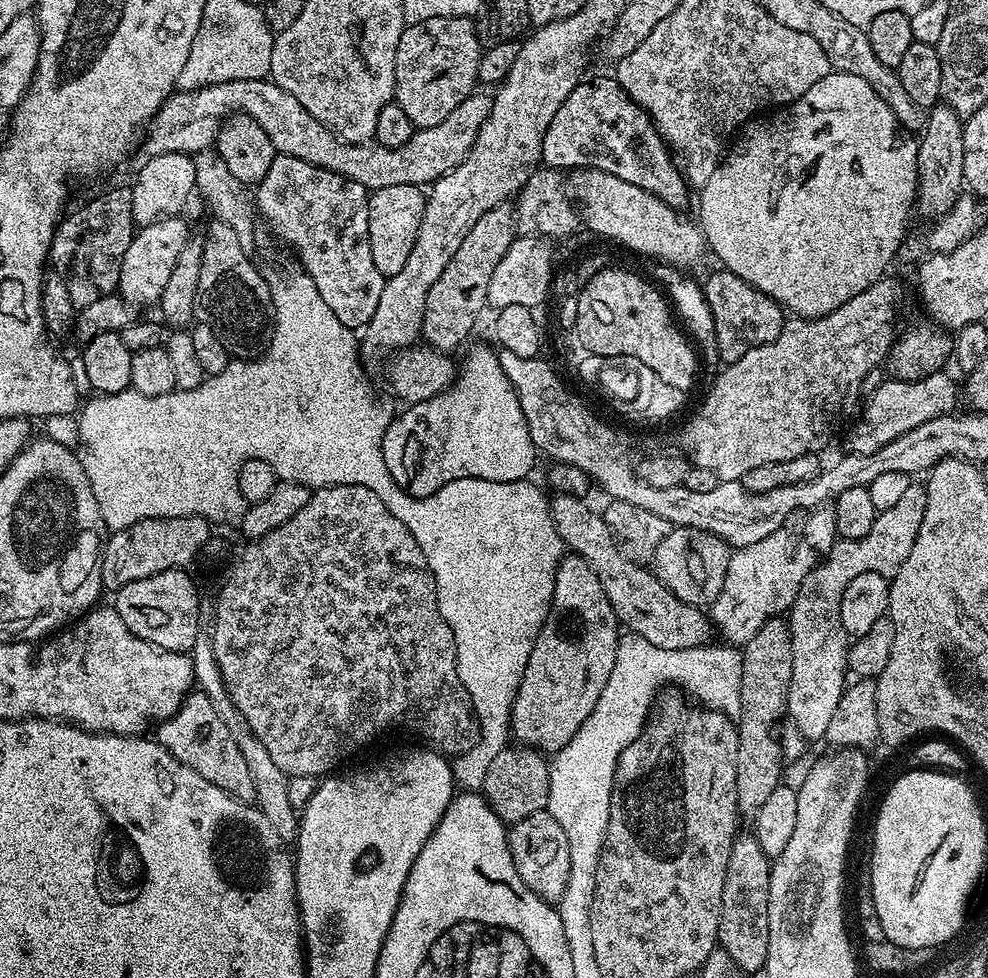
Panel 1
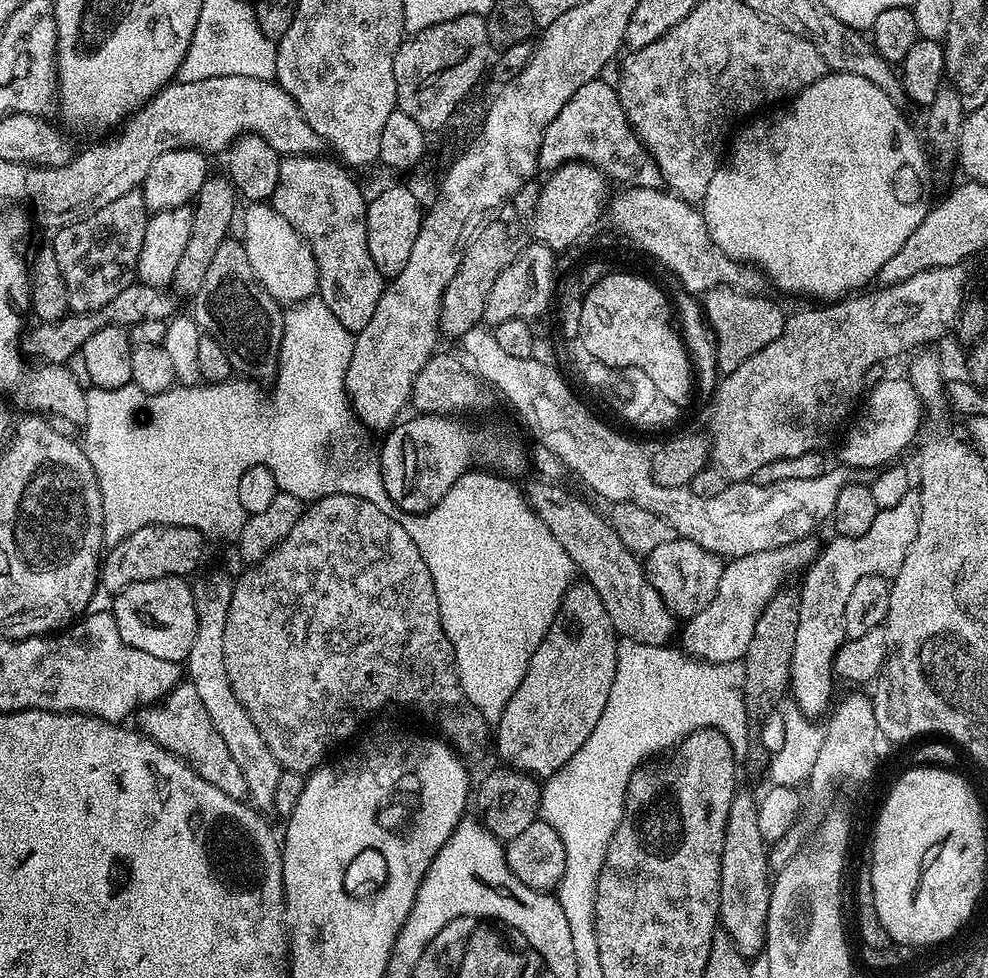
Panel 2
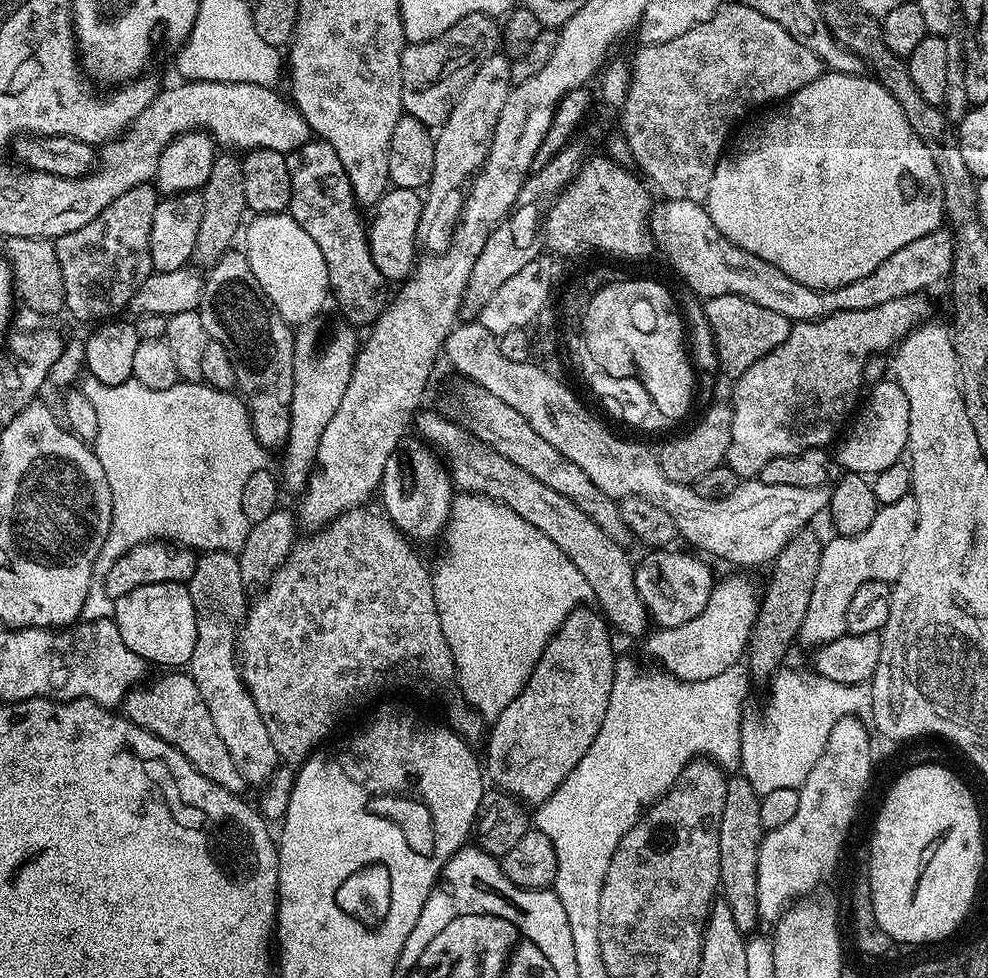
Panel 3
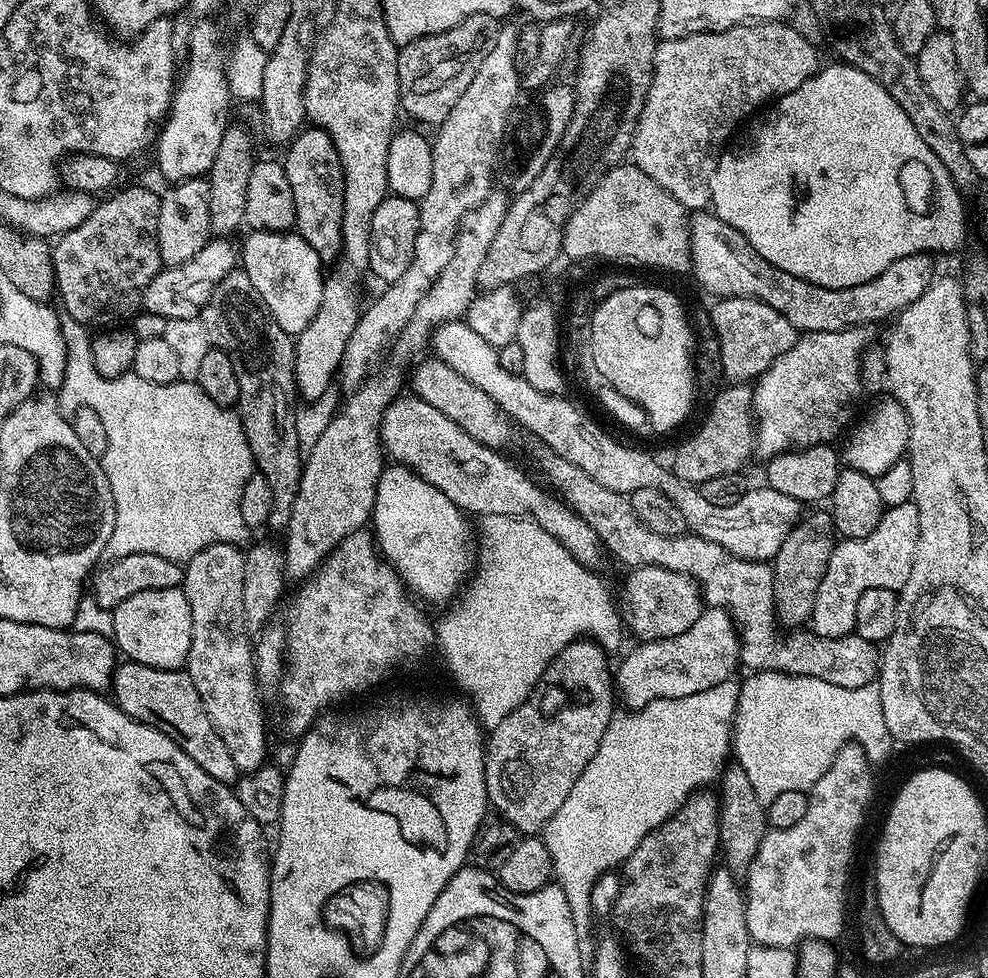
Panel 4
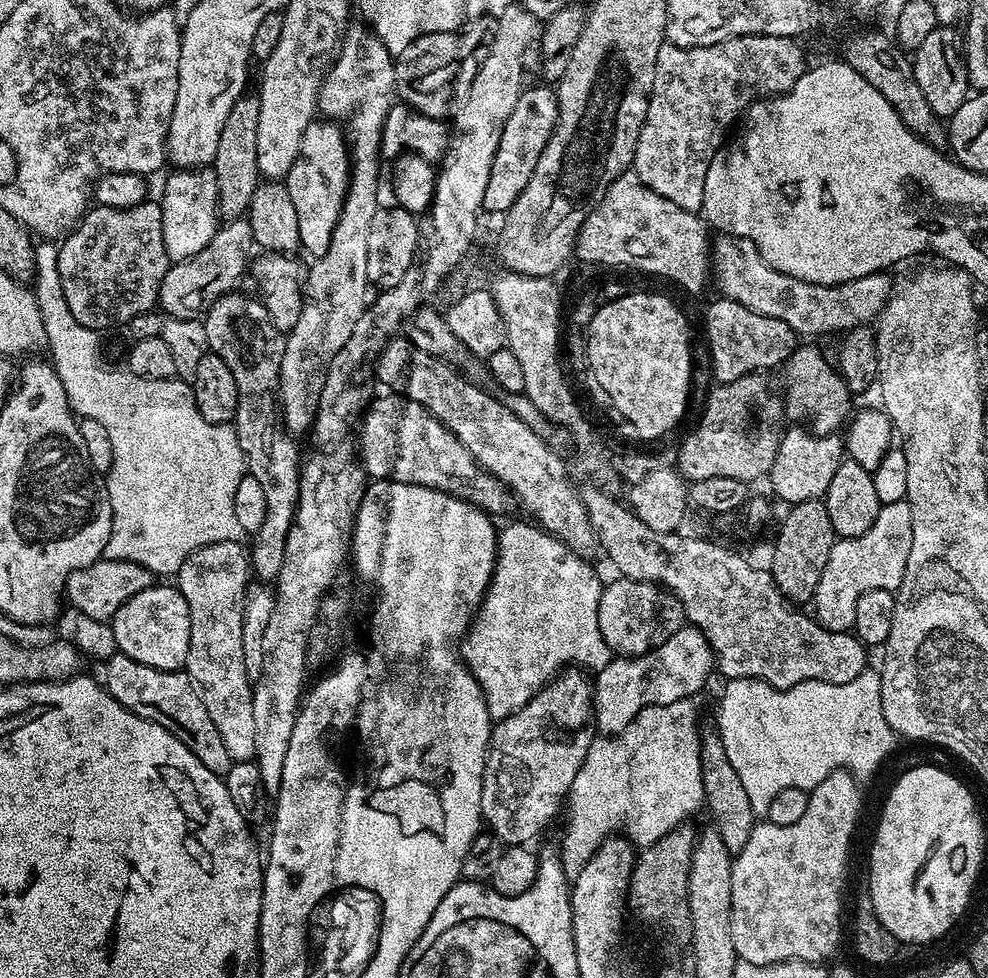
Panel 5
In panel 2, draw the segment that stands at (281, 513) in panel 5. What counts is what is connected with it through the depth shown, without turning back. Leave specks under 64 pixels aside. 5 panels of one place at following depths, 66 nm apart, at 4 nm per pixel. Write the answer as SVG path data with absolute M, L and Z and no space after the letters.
M227 238L215 251L201 289L191 304L192 319L200 327L201 333L213 336L218 346L226 350L233 373L253 382L271 381L275 377L280 363L284 312L255 276L239 239Z

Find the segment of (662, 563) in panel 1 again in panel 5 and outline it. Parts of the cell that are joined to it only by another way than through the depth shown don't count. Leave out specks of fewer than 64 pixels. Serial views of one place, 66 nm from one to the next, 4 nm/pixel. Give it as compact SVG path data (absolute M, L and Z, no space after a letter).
M615 579L603 585L598 620L604 640L617 657L642 656L654 651L686 624L684 608L672 592L645 580Z

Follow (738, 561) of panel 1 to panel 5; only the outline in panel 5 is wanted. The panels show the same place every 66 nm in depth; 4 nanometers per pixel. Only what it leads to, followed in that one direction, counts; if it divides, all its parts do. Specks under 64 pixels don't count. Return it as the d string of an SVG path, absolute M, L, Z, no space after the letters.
M686 624L660 647L642 656L613 657L594 678L593 709L595 727L606 736L619 735L650 705L669 705L695 697L715 667L711 641L699 628Z

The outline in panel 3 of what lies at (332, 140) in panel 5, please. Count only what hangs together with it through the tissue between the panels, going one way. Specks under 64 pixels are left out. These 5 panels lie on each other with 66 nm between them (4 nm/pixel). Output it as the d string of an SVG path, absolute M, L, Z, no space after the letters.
M309 139L307 144L287 153L288 169L290 170L290 186L292 187L292 197L288 203L291 216L297 220L310 237L314 238L315 245L322 250L322 255L326 260L326 269L329 271L329 289L331 299L336 299L336 304L340 307L340 312L345 316L347 323L352 326L365 324L371 326L375 324L380 313L384 311L389 303L390 295L384 287L386 281L384 275L374 266L374 258L370 254L368 245L368 234L365 221L360 221L361 209L356 203L350 178L346 178L346 170L342 170L342 162L338 162L338 154L322 139Z

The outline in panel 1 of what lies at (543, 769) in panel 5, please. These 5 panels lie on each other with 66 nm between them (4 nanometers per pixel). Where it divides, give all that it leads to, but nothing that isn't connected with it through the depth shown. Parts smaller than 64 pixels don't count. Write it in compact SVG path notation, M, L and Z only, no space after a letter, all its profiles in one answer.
M565 555L554 574L552 608L530 650L512 707L510 731L523 747L534 748L541 754L555 754L578 734L614 668L616 628L614 606L610 606L598 574L586 566L581 556Z

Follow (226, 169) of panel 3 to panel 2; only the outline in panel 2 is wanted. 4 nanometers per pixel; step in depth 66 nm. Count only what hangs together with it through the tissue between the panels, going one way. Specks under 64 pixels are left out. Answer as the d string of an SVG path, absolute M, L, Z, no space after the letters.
M209 175L200 187L199 194L192 206L191 230L189 241L186 242L185 252L181 255L177 269L174 270L172 283L173 291L181 297L195 297L201 289L206 276L206 269L214 258L214 253L224 240L229 237L230 224L234 218L238 194L231 181L225 175Z

